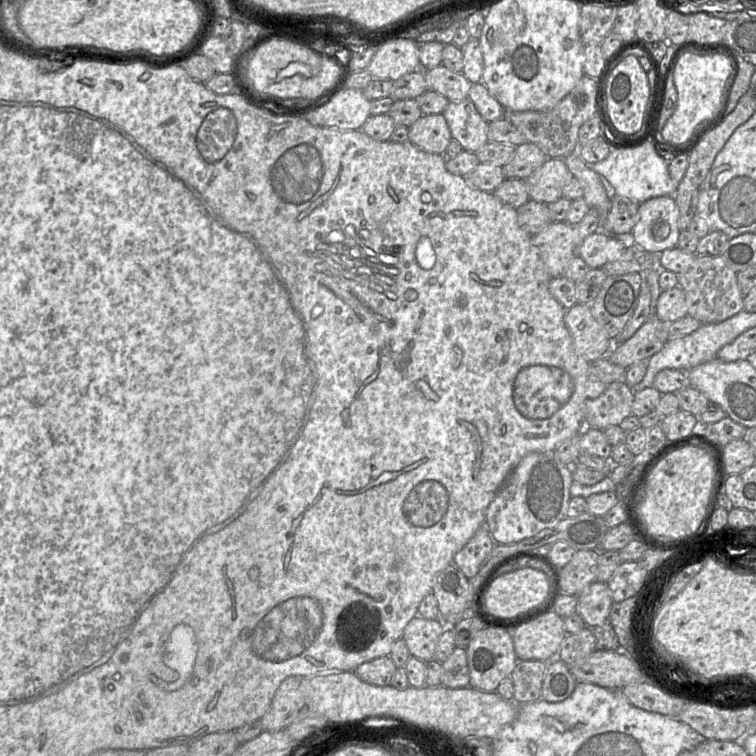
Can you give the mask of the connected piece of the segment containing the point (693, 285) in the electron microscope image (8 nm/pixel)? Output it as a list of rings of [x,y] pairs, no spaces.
[[[696,255],[690,269],[677,275],[678,286],[685,293],[688,315],[702,324],[722,322],[743,310],[744,296],[738,288],[737,273],[727,266],[722,256]]]

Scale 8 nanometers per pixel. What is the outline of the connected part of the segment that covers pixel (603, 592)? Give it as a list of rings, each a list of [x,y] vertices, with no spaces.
[[[595,580],[577,598],[577,613],[586,626],[595,627],[608,619],[613,600],[607,583]]]

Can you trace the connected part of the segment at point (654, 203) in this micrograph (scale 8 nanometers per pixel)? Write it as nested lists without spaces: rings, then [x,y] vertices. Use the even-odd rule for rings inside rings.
[[[659,196],[639,204],[638,221],[630,236],[622,238],[648,252],[660,255],[664,250],[677,247],[680,232],[679,209],[674,196]]]

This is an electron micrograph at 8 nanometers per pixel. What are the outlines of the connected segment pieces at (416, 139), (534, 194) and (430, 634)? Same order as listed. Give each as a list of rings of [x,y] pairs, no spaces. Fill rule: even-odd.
[[[443,114],[422,115],[409,127],[409,141],[424,151],[445,154],[452,134]]]
[[[548,158],[546,162],[525,179],[530,200],[550,204],[563,197],[563,189],[573,175],[565,159]]]
[[[415,616],[406,625],[402,639],[410,655],[425,662],[433,658],[439,638],[445,630],[445,623],[439,619],[425,619]]]

